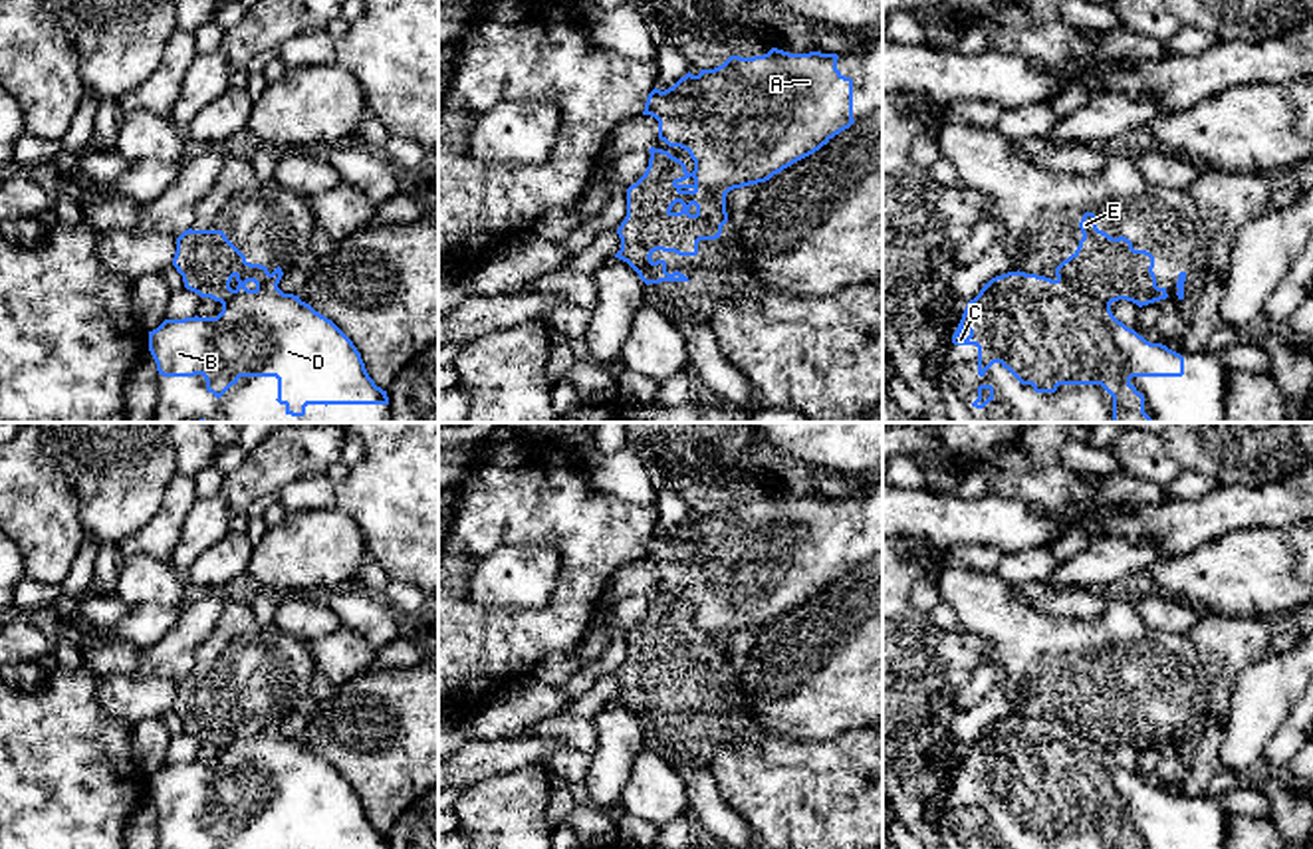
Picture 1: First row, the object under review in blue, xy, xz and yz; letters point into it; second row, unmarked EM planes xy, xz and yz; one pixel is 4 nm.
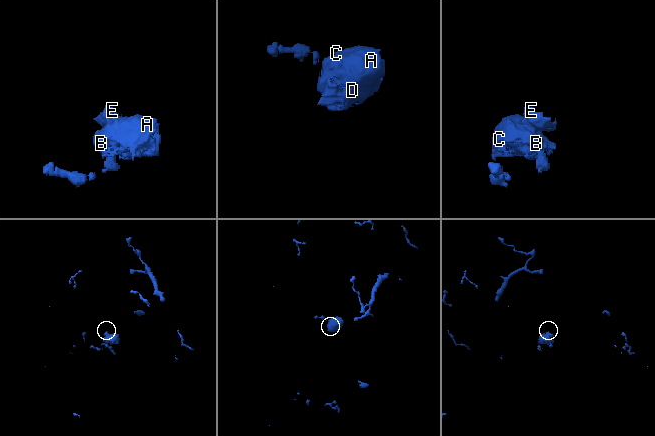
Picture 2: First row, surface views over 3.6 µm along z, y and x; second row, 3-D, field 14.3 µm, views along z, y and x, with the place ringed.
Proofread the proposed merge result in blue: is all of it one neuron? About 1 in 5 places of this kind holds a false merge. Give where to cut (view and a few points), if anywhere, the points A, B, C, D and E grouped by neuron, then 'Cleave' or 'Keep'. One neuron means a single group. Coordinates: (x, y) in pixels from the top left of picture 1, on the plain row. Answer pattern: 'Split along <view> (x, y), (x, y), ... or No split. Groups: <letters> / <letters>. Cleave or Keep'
No split. Groups: A B C D E. Keep

